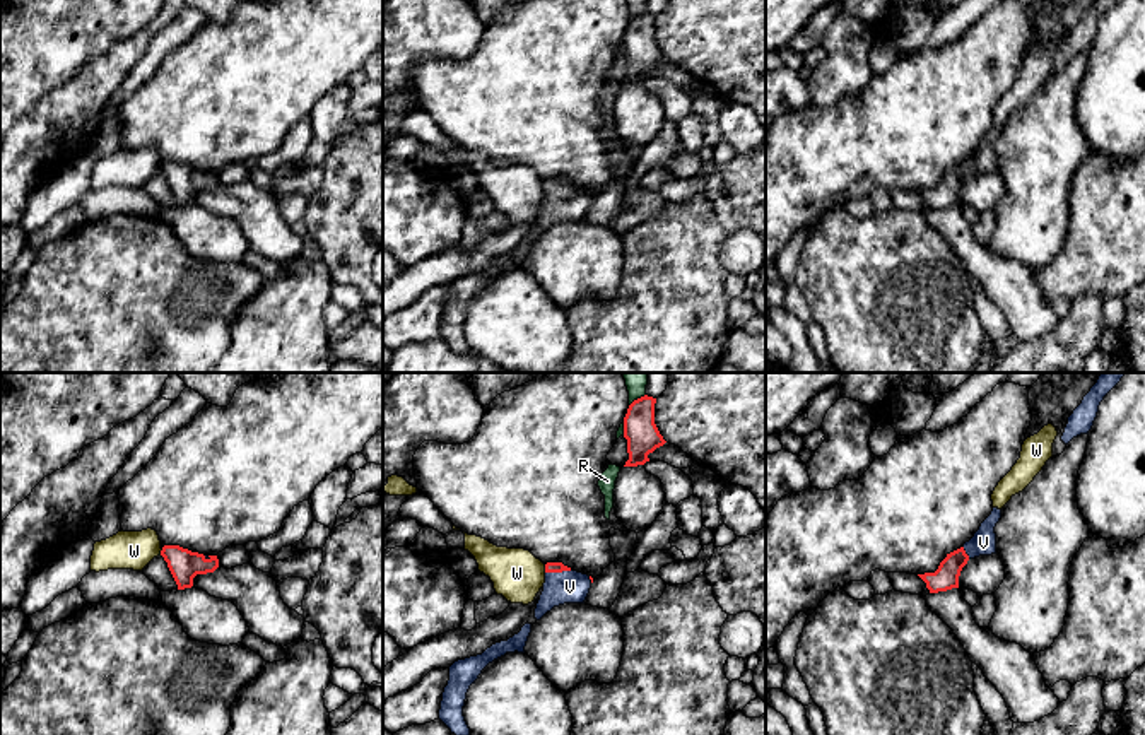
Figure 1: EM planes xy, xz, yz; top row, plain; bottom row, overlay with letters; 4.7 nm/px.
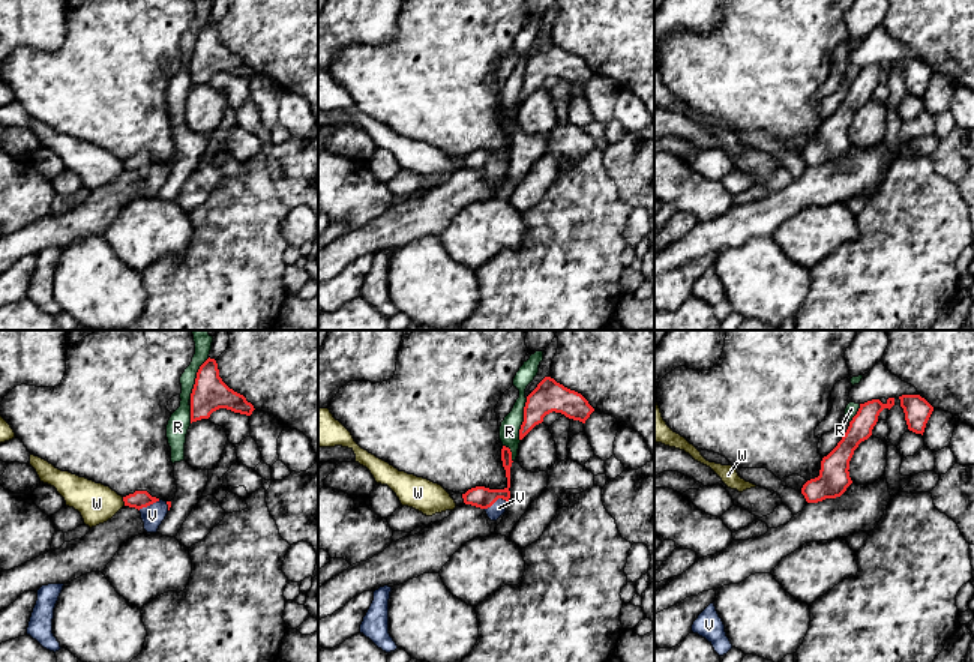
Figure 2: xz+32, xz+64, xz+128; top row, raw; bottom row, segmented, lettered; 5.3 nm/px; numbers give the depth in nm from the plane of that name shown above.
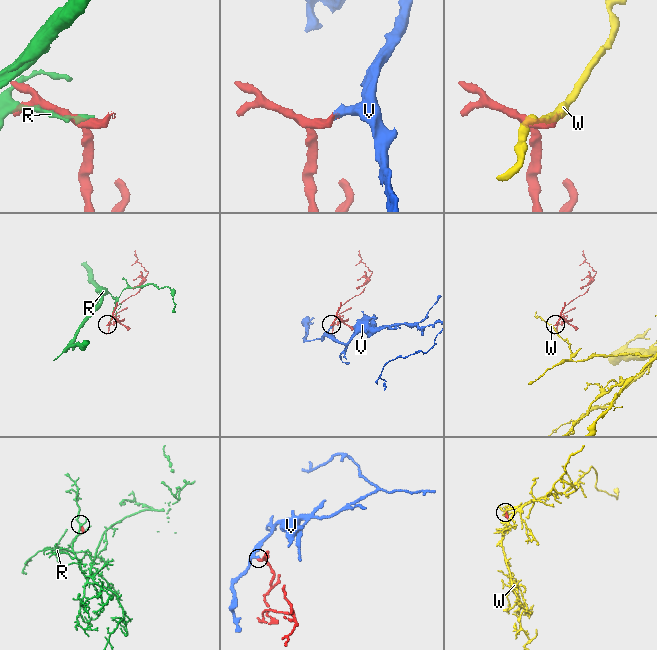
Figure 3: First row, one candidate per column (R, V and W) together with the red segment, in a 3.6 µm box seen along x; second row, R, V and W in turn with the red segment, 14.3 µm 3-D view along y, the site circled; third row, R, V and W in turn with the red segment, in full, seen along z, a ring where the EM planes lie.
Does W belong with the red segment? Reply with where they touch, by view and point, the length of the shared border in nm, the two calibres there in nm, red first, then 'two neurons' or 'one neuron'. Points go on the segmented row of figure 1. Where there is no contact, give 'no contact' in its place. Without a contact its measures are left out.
contact xz (546, 568); length 40 nm; calibres 50 and 240 nm; two neurons

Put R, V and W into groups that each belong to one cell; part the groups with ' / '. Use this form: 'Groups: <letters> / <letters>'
Groups: R / V / W

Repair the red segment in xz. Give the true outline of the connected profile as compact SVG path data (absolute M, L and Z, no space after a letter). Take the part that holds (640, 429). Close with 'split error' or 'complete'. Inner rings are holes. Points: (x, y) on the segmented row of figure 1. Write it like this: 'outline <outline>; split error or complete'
outline M644 395L627 409L624 438L627 439L629 460L624 467L644 465L649 462L648 455L666 443L655 424L655 403L656 398Z; complete

